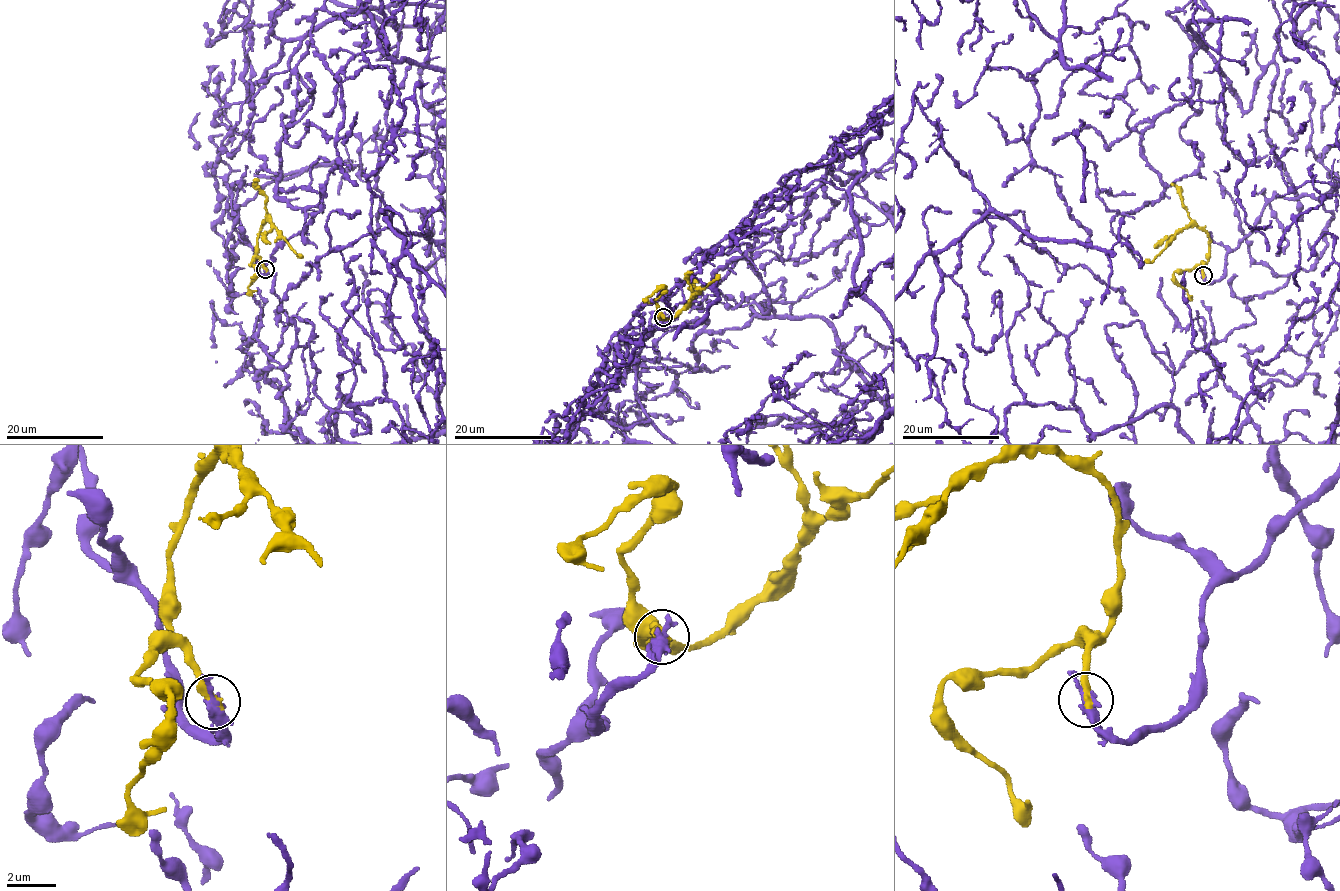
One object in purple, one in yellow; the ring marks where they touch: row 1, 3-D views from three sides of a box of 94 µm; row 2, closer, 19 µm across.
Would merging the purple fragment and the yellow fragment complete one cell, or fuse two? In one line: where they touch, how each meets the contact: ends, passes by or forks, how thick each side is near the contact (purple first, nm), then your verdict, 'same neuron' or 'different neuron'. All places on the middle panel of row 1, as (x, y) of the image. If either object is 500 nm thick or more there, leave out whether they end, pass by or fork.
place (663, 317); purple passes by; yellow ends; calibres 320 and 400 nm; same neuron

